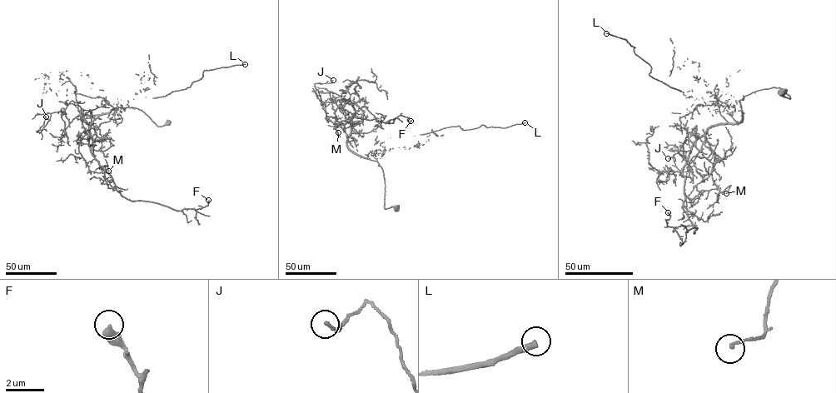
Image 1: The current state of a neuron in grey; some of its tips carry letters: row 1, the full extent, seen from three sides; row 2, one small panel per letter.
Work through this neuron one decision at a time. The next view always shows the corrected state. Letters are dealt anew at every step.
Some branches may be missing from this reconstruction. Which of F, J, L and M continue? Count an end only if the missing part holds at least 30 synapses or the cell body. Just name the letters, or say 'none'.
L

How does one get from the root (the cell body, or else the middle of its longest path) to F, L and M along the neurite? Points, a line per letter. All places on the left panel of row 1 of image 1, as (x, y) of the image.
F: (168, 122), (158, 126), (133, 106), (79, 110), (92, 155), (123, 196), (177, 211), (208, 200)
L: (168, 122), (133, 106), (113, 112), (141, 92), (144, 72), (159, 97), (205, 70), (245, 64)
M: (168, 122), (158, 126), (133, 106), (79, 110), (86, 133), (79, 152), (91, 171), (108, 171)

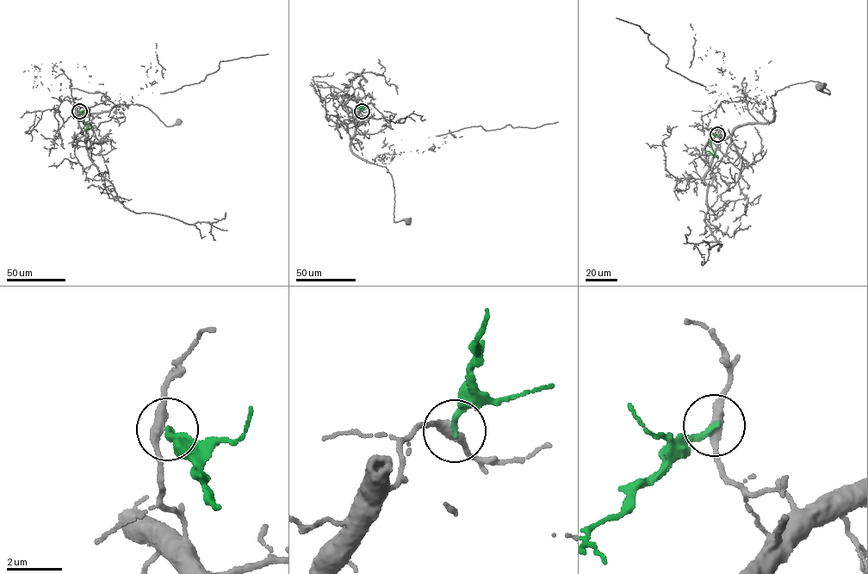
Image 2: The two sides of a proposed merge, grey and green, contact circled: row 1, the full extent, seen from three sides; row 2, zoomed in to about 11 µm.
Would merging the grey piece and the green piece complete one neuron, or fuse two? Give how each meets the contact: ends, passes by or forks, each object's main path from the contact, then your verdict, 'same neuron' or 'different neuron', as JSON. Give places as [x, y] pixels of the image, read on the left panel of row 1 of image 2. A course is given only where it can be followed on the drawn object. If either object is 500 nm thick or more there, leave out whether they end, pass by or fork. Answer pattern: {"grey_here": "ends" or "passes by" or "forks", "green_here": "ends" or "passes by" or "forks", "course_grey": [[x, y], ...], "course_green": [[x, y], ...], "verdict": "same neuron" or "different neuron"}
{"grey_here": "passes by", "green_here": "ends", "course_grey": [[79, 111], [79, 115], [76, 108], [99, 113], [136, 104], [148, 108], [166, 126], [178, 121]], "course_green": [[79, 111], [84, 129], [91, 127], [89, 124]], "verdict": "different neuron"}

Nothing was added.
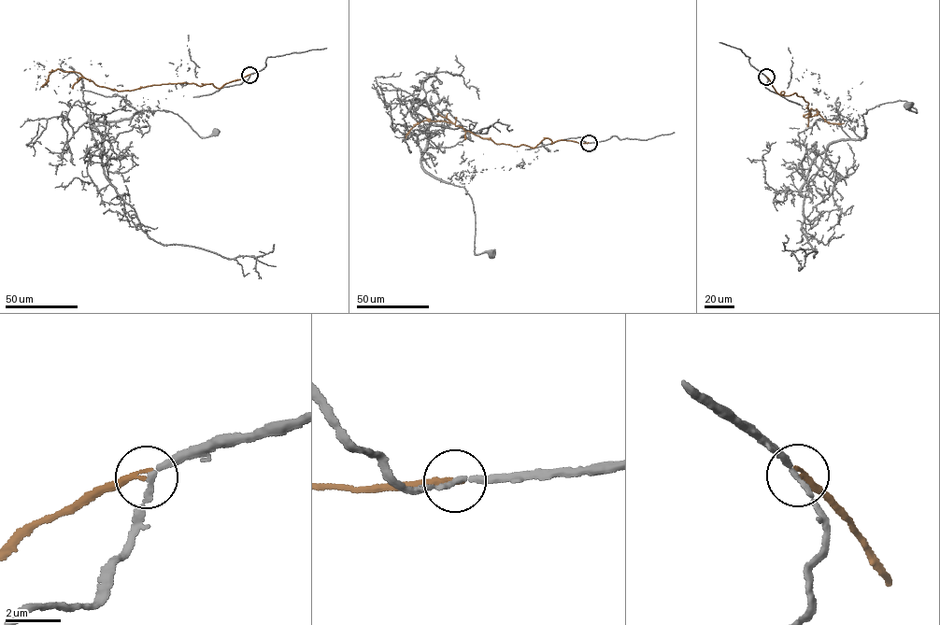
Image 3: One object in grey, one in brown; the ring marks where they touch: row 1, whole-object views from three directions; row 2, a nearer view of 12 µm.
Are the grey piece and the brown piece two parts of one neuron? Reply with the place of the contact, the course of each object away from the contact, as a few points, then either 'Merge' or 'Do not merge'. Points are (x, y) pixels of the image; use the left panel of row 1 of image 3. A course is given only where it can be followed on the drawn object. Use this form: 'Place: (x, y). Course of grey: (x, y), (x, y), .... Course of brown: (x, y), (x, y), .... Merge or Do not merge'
Place: (249, 75). Course of grey: (249, 75), (203, 95), (195, 63), (180, 60), (176, 89), (137, 118), (168, 110), (201, 136), (216, 132). Course of brown: (249, 75), (218, 88), (212, 83), (187, 83), (118, 91), (98, 86), (78, 73), (57, 69), (42, 87). Do not merge

